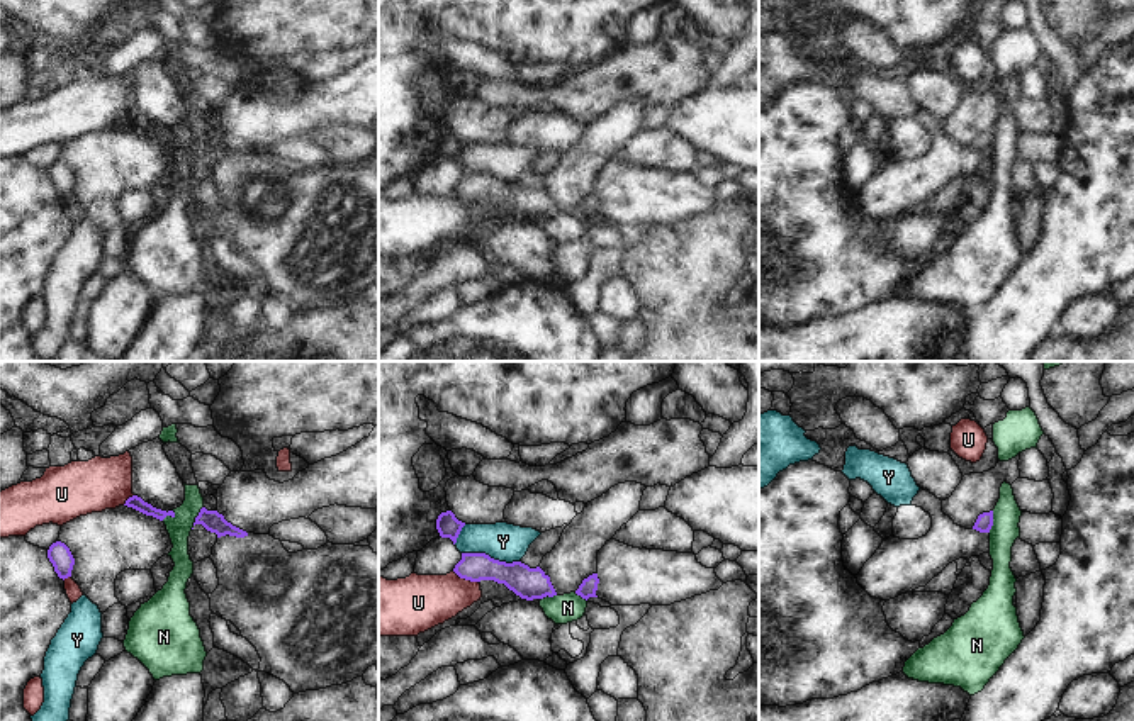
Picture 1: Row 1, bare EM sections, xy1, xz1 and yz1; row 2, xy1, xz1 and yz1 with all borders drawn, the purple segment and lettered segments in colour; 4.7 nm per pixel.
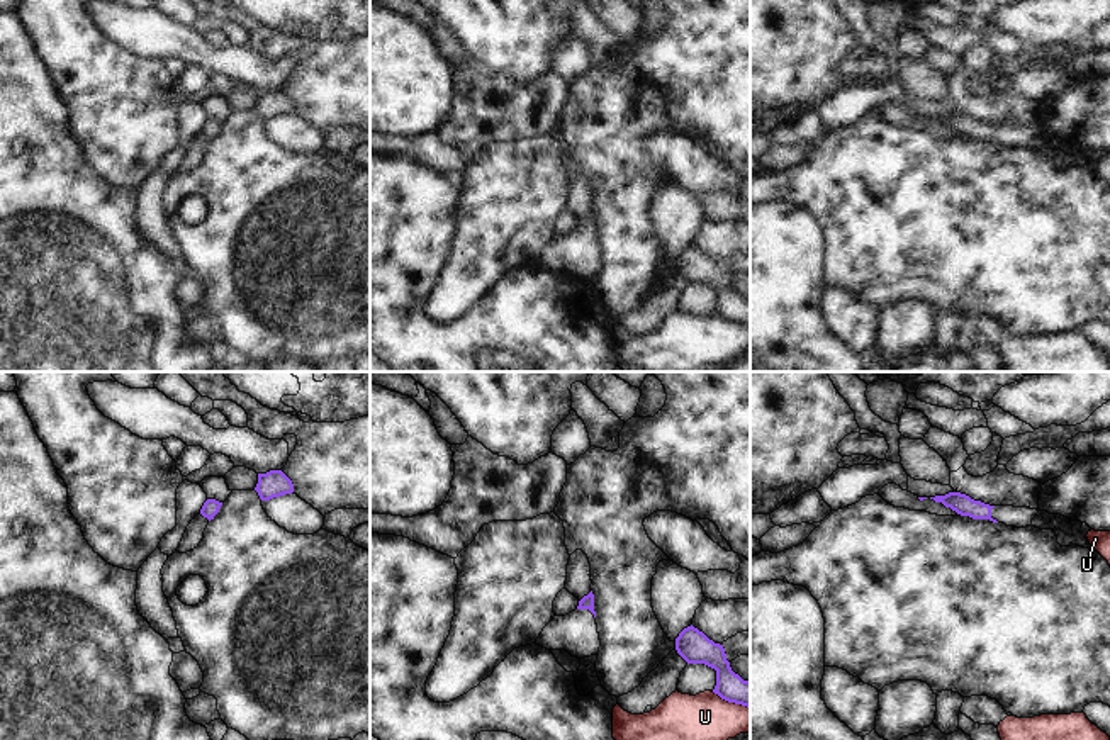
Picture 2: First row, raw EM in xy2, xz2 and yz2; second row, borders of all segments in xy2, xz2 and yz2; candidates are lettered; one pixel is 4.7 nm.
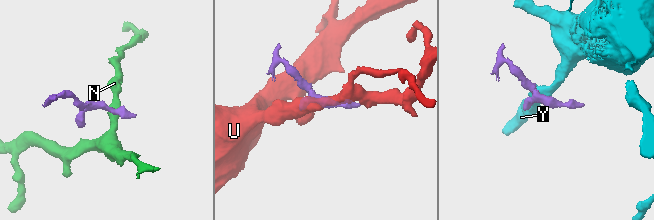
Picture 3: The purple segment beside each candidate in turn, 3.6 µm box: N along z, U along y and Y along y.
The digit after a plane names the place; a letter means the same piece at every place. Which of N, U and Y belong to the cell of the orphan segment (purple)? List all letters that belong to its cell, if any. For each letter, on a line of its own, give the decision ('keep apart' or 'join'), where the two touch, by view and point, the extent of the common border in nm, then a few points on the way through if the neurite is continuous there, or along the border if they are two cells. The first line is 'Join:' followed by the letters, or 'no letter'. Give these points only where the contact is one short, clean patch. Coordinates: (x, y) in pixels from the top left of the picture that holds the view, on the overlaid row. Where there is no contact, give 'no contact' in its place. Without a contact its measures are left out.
Join: no letter
N: keep apart; meets purple in xy1 at (196, 518); contact 130 nm long; border along xy1 (202, 506), (190, 528)
U: keep apart; meets purple in xz1 at (465, 579); contact 130 nm long; border along xz1 (454, 570), (460, 577), (477, 582)
Y: keep apart; meets purple in xz1 at (489, 557); contact 280 nm long

